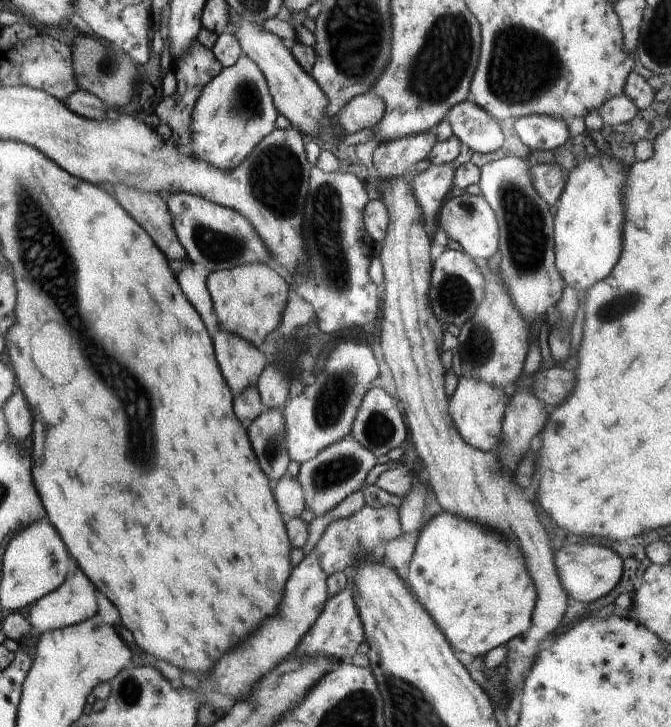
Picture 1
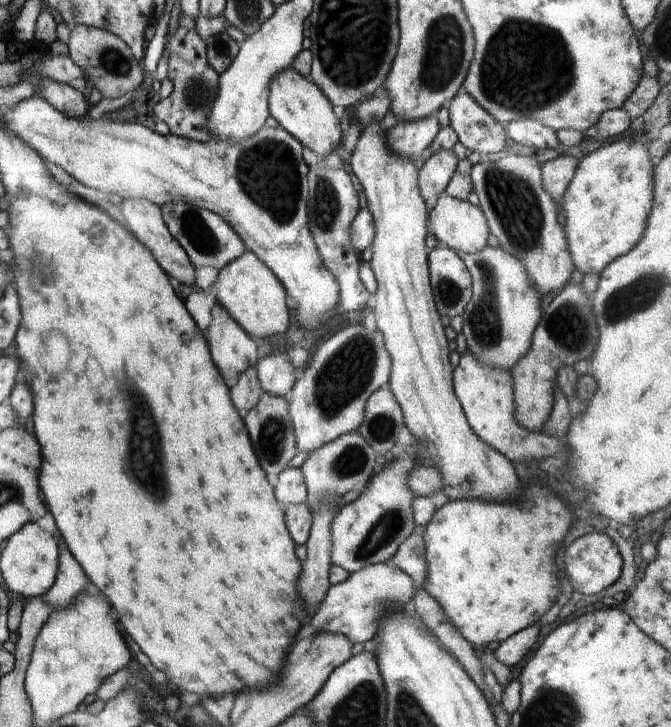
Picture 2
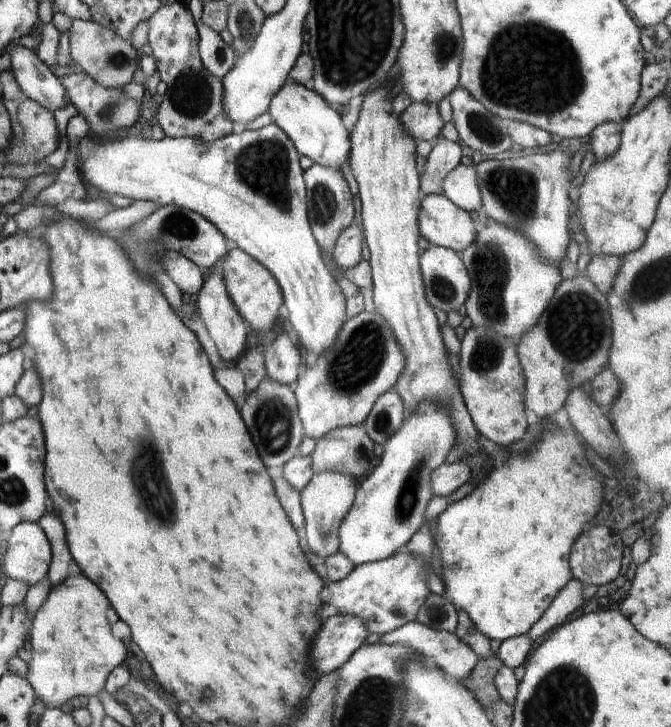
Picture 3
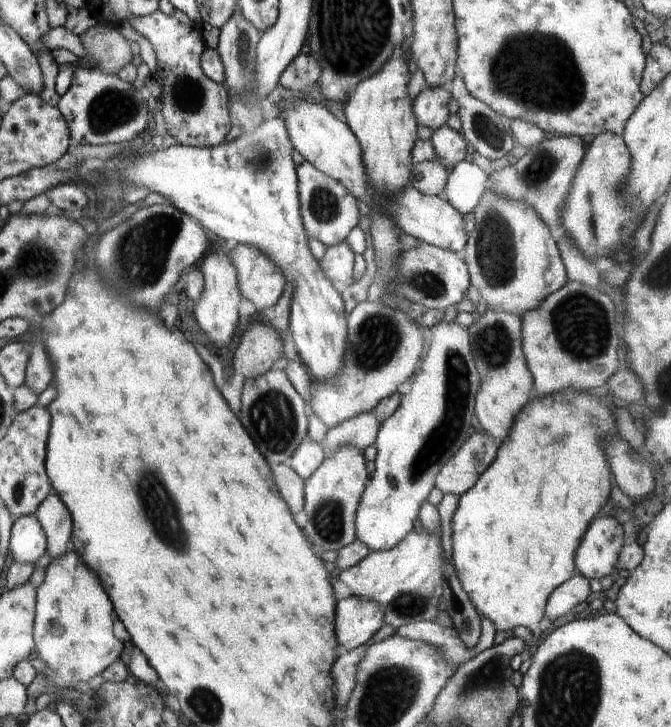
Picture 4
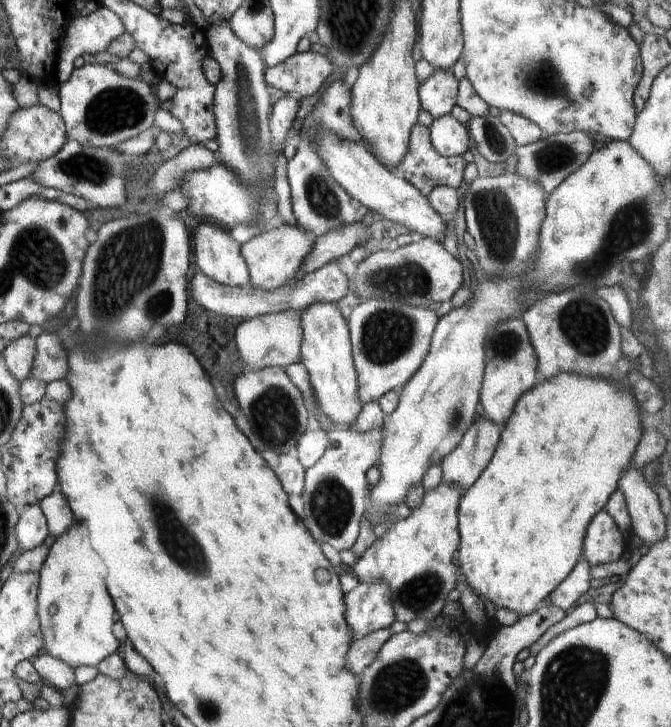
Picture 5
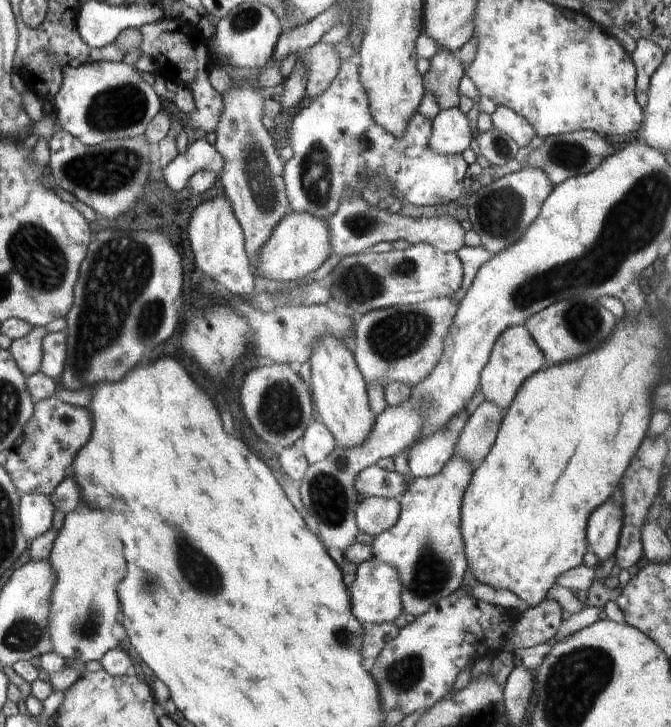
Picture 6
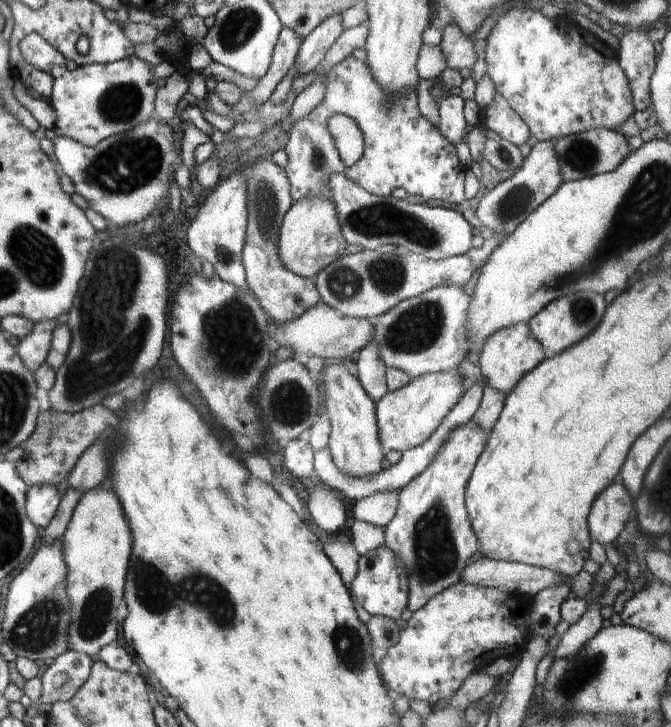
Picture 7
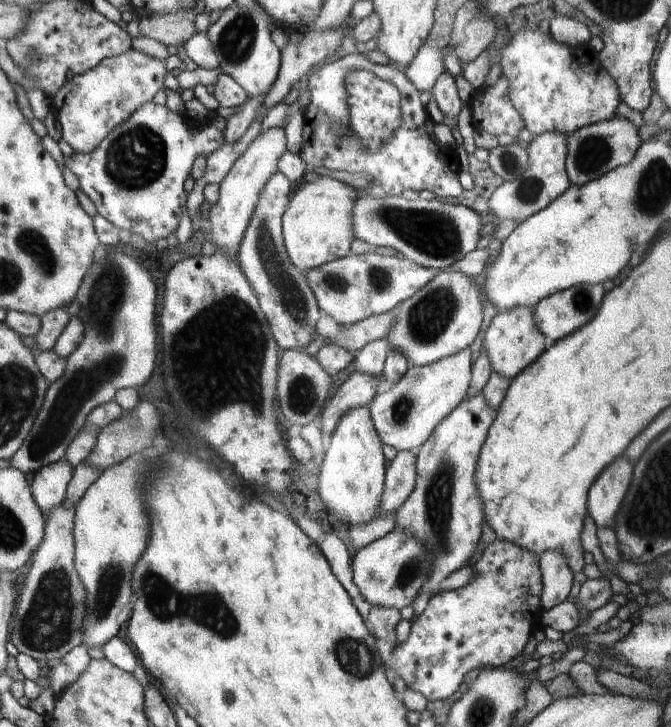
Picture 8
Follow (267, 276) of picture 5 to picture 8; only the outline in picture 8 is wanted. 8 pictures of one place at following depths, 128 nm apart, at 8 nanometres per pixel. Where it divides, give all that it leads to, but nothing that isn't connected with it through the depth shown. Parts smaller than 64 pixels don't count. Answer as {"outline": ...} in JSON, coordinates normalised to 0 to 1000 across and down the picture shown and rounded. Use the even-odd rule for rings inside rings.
{"outline":[[[478,242],[453,253],[435,270],[420,297],[419,316],[426,348],[440,369],[456,374],[489,360],[520,352],[528,330],[525,316],[525,281],[537,263],[492,242]]]}

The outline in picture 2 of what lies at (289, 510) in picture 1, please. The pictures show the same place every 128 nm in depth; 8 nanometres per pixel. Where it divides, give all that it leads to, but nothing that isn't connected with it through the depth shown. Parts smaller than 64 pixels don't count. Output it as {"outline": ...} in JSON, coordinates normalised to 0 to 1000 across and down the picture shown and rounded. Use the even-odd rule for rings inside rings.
{"outline":[[[426,642],[414,653],[411,688],[425,702],[431,693],[458,692],[458,669],[449,642]]]}

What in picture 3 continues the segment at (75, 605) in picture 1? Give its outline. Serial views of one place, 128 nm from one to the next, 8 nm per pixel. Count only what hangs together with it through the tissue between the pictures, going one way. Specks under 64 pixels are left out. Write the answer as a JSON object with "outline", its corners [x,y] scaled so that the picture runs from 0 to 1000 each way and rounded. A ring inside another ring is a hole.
{"outline":[[[73,697],[72,703],[58,718],[66,729],[66,735],[77,751],[77,773],[73,780],[72,798],[76,809],[86,806],[89,801],[95,801],[95,795],[104,790],[110,781],[110,770],[107,769],[101,746],[98,743],[98,728],[92,715],[83,710],[83,706]]]}

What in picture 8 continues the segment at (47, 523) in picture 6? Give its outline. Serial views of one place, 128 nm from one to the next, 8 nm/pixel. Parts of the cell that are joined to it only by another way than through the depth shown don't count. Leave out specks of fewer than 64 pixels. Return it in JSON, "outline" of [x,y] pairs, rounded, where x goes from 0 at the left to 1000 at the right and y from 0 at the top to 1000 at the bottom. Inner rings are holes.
{"outline":[[[95,631],[52,649],[46,677],[60,704],[72,707],[86,693],[94,693],[109,649],[107,641]]]}

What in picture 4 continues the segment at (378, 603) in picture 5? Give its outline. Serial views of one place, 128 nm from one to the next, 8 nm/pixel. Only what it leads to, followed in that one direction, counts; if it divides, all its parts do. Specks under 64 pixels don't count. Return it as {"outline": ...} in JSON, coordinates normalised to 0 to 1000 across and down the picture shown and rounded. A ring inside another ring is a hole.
{"outline":[[[522,818],[502,828],[499,873],[510,894],[525,894],[551,880],[574,858],[571,836],[559,827]]]}

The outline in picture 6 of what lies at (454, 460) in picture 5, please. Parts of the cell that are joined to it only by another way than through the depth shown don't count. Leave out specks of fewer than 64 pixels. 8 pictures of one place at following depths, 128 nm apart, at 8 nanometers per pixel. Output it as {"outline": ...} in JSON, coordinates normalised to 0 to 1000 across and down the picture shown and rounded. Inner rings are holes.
{"outline":[[[727,549],[712,556],[689,590],[678,624],[709,644],[732,620],[751,571],[753,567]]]}

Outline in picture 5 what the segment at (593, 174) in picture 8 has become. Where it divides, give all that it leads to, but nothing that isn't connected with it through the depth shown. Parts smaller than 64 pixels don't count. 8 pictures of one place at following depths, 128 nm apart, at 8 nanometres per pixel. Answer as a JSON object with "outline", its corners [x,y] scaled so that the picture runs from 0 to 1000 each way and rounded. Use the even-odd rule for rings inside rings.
{"outline":[[[852,180],[818,186],[817,190],[805,190],[793,198],[769,201],[770,238],[797,248],[817,272],[848,239],[858,237],[879,217],[885,206],[885,194],[876,183]]]}

